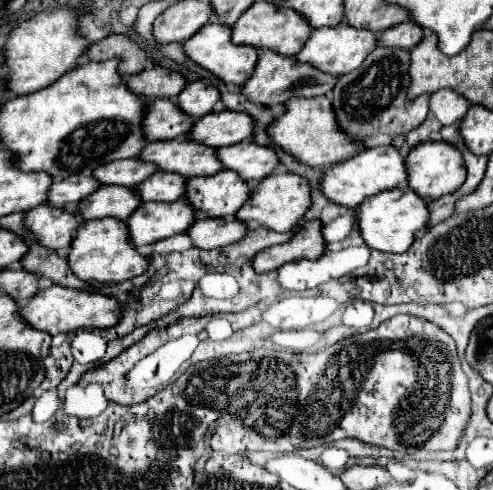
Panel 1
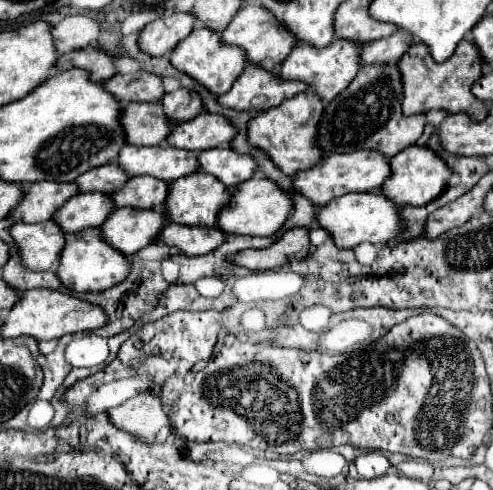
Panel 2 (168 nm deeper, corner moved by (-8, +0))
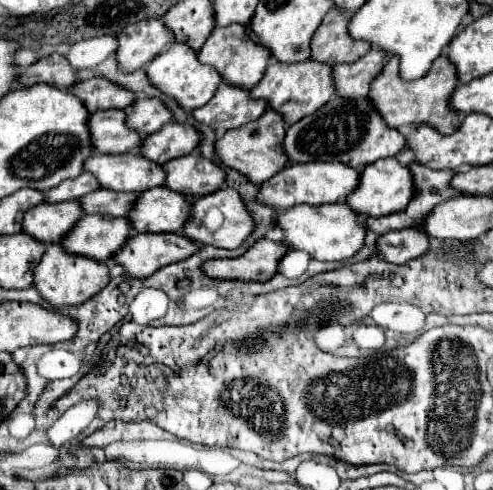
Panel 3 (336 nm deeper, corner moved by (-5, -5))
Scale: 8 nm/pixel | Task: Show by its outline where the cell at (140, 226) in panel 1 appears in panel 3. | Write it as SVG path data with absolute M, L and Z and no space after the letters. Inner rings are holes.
M85 215L71 235L65 235L61 245L69 253L79 253L97 261L109 261L117 251L121 251L131 235L133 227L125 217Z

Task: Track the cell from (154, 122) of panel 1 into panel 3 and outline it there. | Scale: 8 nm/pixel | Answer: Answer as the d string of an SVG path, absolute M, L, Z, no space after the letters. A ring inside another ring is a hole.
M121 109L93 113L89 117L89 131L93 131L93 143L97 143L97 151L101 153L127 153L141 149L143 143L143 137L129 129L125 111Z

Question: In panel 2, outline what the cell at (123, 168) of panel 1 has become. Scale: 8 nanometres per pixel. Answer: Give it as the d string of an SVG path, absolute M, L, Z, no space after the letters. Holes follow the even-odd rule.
M108 164L80 174L80 178L76 178L76 186L80 186L80 192L110 194L118 190L126 180L128 176L124 174L124 170L120 170L116 164Z

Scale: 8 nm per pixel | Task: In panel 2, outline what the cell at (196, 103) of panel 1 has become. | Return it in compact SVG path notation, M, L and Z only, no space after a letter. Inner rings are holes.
M186 88L164 94L160 104L164 108L164 116L172 122L184 122L184 120L190 120L202 112L200 96Z

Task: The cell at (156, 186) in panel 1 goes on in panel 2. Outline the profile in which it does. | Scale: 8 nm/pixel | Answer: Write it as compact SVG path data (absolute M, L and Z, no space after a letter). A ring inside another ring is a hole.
M134 176L120 190L108 194L116 208L142 208L142 210L158 210L162 208L168 194L168 182L152 178L152 176Z

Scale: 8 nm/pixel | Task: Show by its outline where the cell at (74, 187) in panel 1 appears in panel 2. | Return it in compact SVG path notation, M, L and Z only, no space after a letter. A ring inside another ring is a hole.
M32 182L24 186L22 202L10 210L8 218L14 222L44 222L74 194L78 194L74 182Z

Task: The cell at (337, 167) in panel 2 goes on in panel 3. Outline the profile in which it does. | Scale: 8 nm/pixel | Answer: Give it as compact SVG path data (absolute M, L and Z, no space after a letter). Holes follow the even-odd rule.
M297 163L287 165L281 173L273 175L269 181L265 181L259 189L257 199L273 209L291 209L301 203L309 205L321 205L321 203L337 203L345 201L349 193L353 193L359 185L361 171L345 165L345 163Z

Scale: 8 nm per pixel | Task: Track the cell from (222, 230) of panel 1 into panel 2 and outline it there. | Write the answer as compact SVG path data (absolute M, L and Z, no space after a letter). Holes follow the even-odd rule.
M166 224L154 242L174 246L184 256L200 256L220 246L224 238L226 236L220 230L216 230L216 226L196 228L196 226L182 226L182 224Z

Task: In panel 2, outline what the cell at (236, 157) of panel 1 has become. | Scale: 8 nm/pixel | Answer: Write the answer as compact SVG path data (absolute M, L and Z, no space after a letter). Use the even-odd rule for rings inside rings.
M212 148L198 154L200 172L212 174L226 188L234 188L236 184L252 178L256 170L256 162L250 156L240 156L230 148Z

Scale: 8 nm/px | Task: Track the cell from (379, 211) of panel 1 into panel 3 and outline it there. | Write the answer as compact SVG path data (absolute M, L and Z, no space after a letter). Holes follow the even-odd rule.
M323 203L323 205L301 205L277 215L277 225L287 233L285 243L291 249L303 249L319 261L345 261L351 259L363 245L367 225L357 211L347 203Z

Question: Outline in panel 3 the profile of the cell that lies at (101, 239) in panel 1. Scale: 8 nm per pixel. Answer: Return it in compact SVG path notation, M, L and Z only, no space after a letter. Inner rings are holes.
M47 243L47 251L41 259L41 263L35 267L35 287L39 293L51 303L51 305L79 305L91 299L91 295L97 295L101 287L107 287L109 283L109 267L101 261L73 255L65 251L59 243Z

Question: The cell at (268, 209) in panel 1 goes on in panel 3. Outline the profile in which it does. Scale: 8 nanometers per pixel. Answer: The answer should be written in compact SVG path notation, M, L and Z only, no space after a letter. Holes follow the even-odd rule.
M223 187L213 195L195 199L191 221L183 227L183 235L193 239L195 243L223 247L223 249L237 249L253 231L255 231L255 221L247 211L243 197L233 187Z

